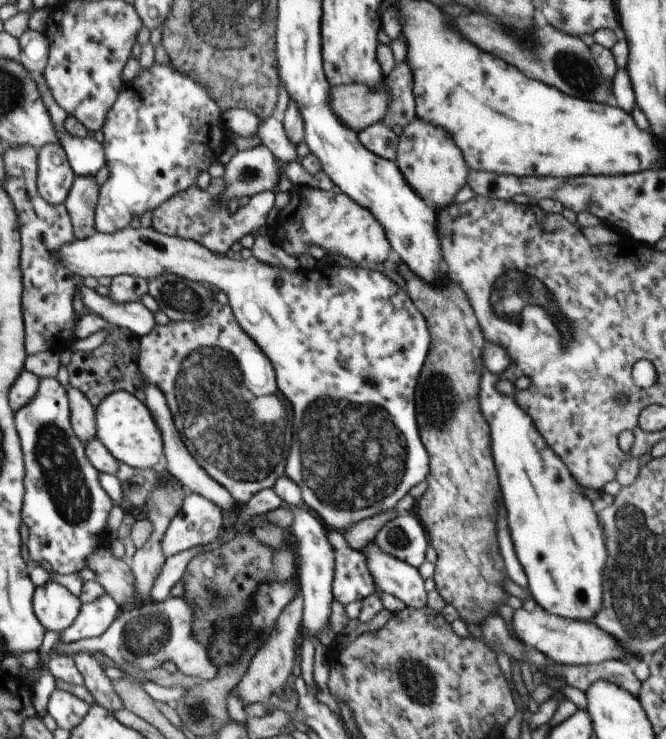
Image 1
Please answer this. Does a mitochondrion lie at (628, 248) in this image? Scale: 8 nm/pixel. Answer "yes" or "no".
no

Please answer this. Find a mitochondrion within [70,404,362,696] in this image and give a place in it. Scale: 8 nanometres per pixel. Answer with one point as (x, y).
(146, 634)

